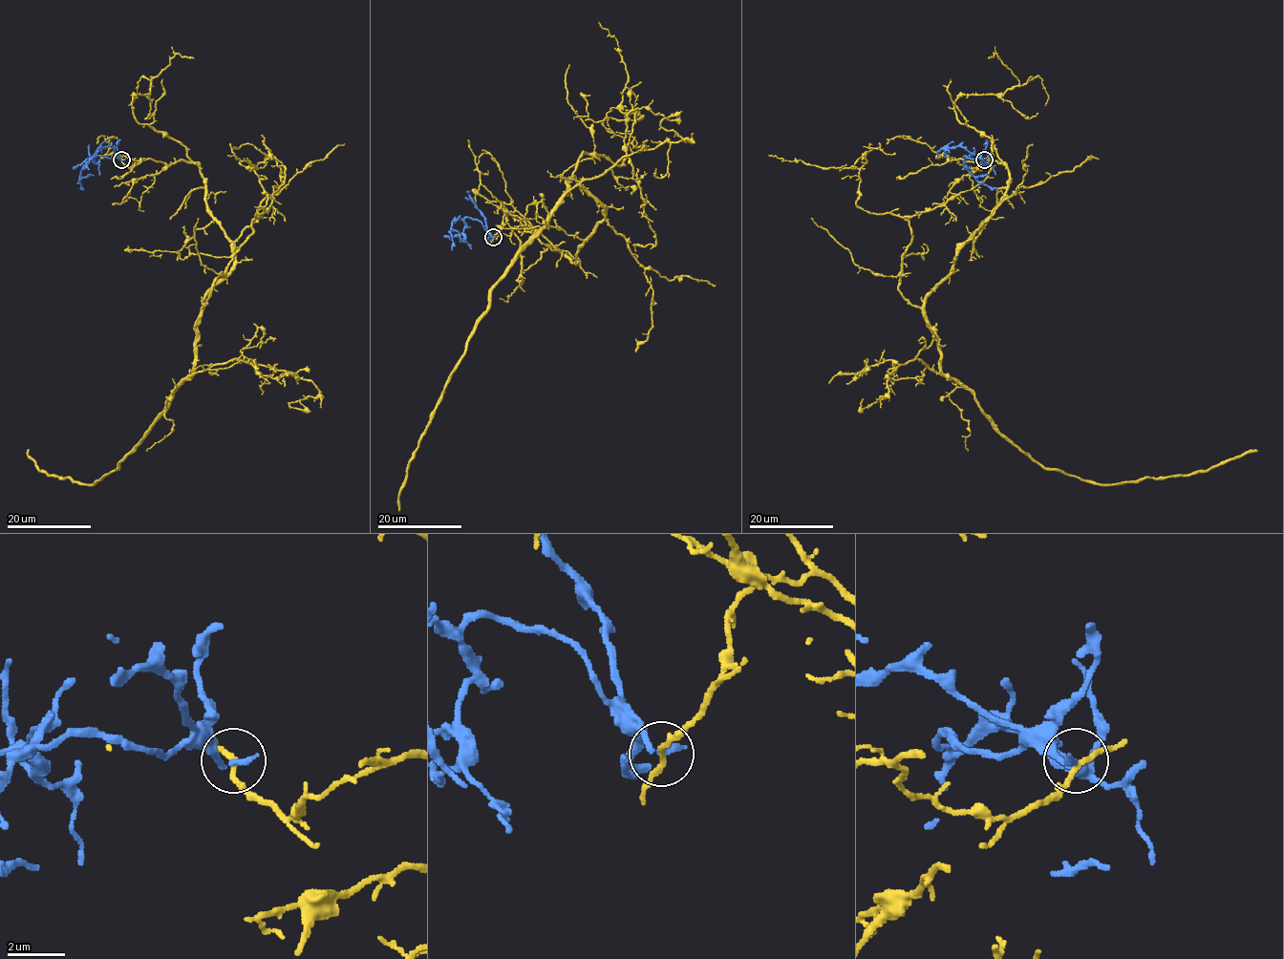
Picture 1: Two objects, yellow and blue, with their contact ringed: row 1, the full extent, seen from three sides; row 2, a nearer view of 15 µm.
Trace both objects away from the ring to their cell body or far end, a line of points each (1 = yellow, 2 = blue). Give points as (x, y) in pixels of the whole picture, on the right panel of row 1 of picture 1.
1: (984, 159), (957, 159), (1000, 161), (1007, 190), (926, 299), (940, 371), (1089, 482), (1257, 450)
2: (984, 159), (966, 156), (965, 167), (978, 181), (996, 188)

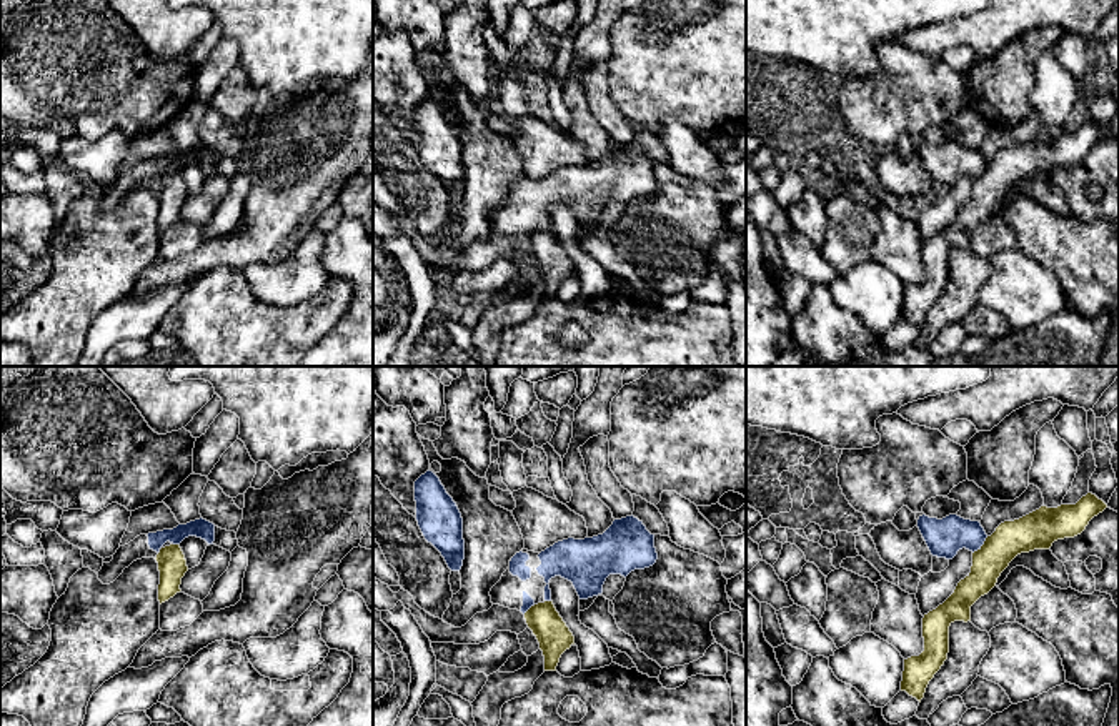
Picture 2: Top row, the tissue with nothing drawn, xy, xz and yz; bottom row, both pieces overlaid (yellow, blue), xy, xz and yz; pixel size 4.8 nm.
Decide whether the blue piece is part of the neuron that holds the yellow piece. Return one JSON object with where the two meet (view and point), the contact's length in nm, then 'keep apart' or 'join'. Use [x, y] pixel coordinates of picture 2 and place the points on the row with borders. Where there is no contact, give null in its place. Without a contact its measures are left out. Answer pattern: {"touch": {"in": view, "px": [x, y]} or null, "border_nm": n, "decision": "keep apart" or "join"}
{"touch": {"in": "yz", "px": [983, 545]}, "border_nm": 120, "decision": "keep apart"}

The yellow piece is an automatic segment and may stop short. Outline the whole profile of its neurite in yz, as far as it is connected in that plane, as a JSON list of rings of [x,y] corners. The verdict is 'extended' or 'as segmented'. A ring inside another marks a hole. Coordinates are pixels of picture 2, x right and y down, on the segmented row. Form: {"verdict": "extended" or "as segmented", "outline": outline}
{"verdict": "as segmented", "outline": [[[1087,493],[1076,505],[1041,506],[1019,520],[1001,523],[972,553],[971,573],[957,583],[954,593],[924,614],[924,651],[904,659],[901,691],[921,703],[929,681],[947,659],[949,626],[954,621],[971,621],[971,606],[996,586],[1001,573],[1017,554],[1049,549],[1057,540],[1081,535],[1106,508],[1102,500]]]}

